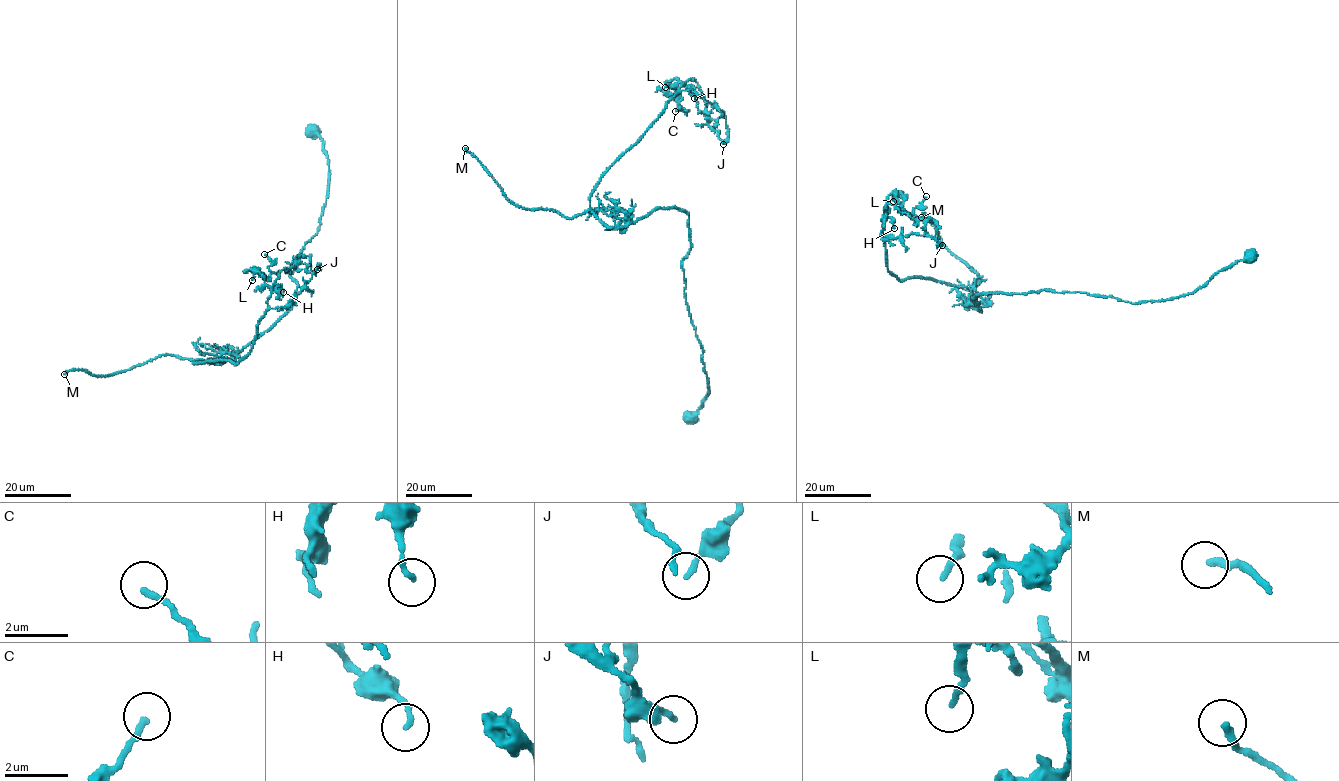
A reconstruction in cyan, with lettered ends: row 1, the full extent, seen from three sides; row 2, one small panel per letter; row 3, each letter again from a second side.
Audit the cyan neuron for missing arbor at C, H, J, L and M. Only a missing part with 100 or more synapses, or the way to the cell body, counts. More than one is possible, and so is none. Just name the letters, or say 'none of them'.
M

